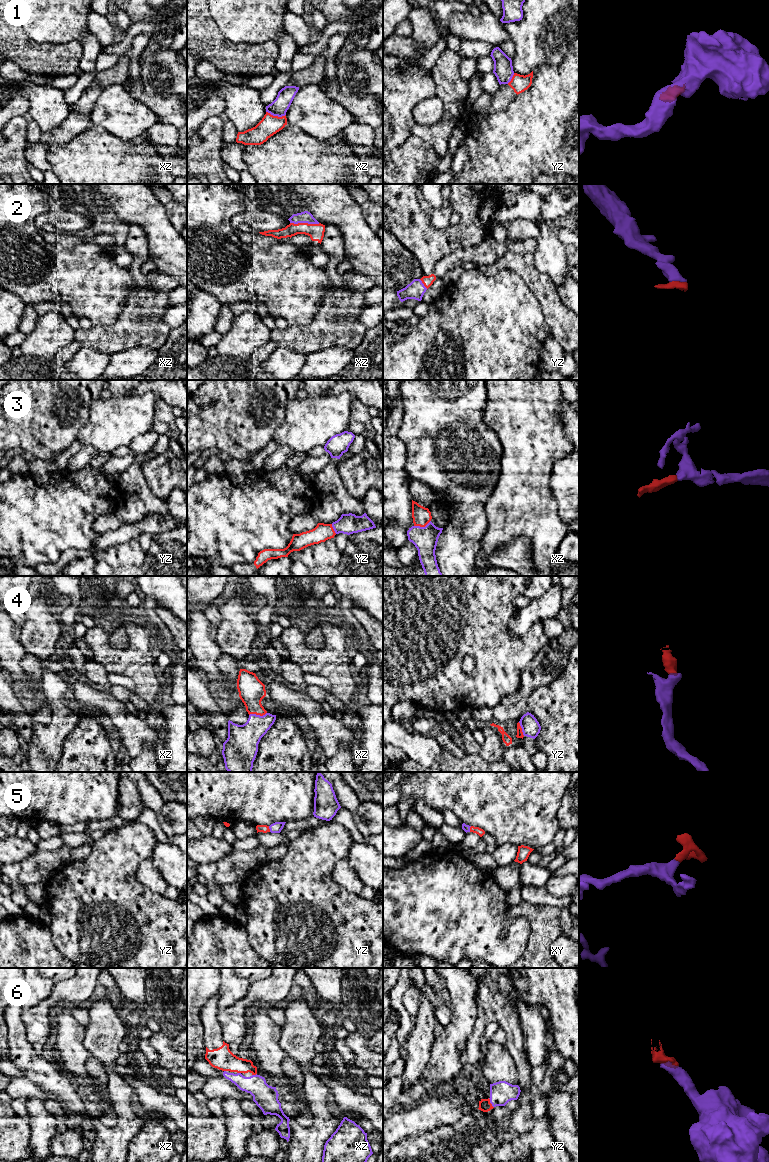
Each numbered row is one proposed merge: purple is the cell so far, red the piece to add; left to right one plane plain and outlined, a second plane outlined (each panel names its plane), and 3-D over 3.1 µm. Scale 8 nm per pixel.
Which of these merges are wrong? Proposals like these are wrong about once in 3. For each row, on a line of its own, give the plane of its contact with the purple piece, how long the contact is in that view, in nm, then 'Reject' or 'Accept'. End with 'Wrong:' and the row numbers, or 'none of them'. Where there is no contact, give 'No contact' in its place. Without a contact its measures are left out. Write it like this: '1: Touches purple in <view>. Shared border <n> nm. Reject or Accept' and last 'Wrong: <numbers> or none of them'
1: Touches purple in xz. Shared border 160 nm. Reject
2: Touches purple in xz. Shared border 240 nm. Accept
3: Touches purple in xz. Shared border 140 nm. Accept
4: Touches purple in xz. Shared border 150 nm. Accept
5: Touches purple in yz. Shared border 50 nm. Accept
6: Touches purple in yz. Shared border 90 nm. Accept
Wrong: 1

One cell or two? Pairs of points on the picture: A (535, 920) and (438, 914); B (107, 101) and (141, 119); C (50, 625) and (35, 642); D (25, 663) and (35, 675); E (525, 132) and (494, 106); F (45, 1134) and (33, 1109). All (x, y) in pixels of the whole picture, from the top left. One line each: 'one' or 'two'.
A: two
B: one
C: one
D: one
E: two
F: one

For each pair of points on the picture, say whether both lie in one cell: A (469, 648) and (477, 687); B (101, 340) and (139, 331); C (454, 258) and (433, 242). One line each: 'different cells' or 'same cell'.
A: same cell
B: same cell
C: different cells

